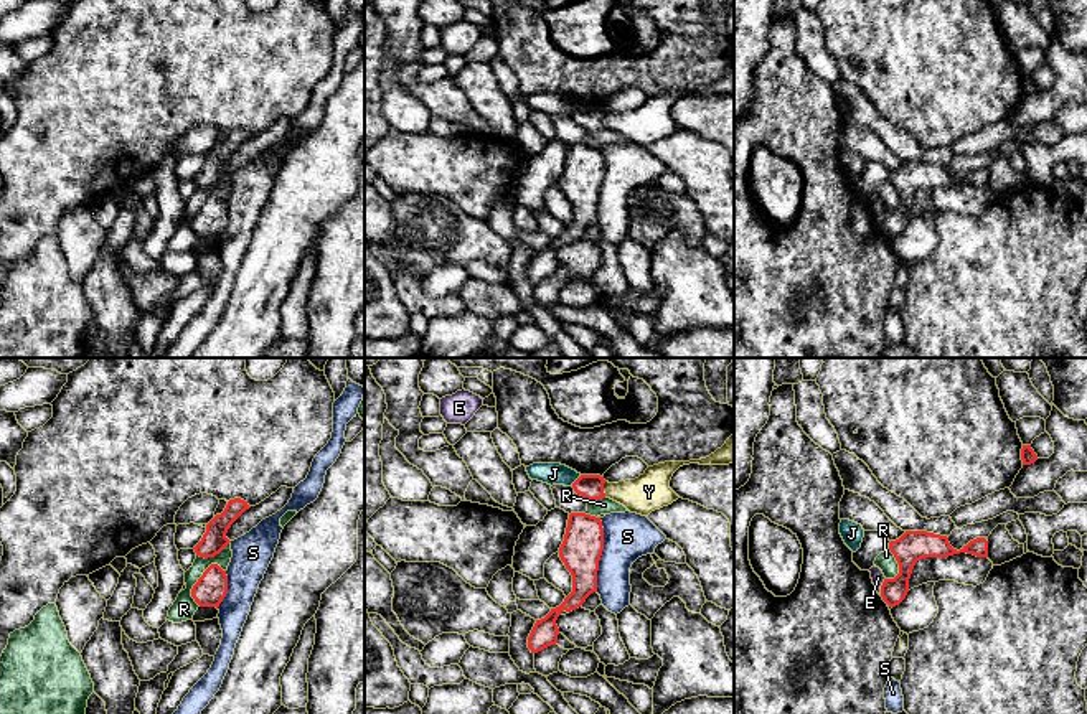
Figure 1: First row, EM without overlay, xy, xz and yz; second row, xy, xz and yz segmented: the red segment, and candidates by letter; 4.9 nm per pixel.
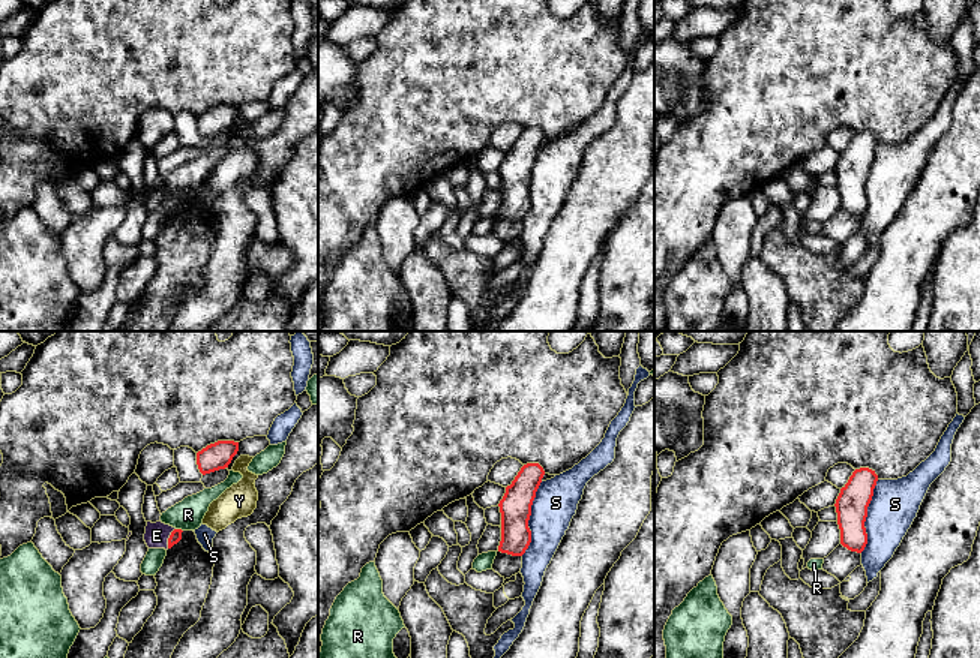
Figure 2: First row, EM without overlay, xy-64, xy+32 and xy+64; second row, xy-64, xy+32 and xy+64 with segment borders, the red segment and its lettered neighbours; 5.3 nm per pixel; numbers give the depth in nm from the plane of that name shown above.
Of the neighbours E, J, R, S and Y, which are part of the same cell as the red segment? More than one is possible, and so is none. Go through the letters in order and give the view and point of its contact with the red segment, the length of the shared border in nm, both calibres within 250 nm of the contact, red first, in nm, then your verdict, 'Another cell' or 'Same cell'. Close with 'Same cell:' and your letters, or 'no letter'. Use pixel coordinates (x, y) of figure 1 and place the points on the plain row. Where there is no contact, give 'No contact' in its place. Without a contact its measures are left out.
E: Touches red at yz (881, 216). Shared border 90 nm. Thickness 150 nm (red) against 70 nm. Another cell
J: Touches red at xz (576, 111). Shared border 80 nm. Thickness 130 nm (red) against 110 nm. Another cell
R: Touches red at xy (197, 213). Shared border 240 nm. Thickness 160 nm (red) against 120 nm. Another cell
S: Touches red at xz (601, 185). Shared border 360 nm. Thickness 200 nm (red) against 240 nm. Another cell
Y: Touches red at xz (602, 121). Shared border 80 nm. Thickness 130 nm (red) against 180 nm. Another cell
Same cell: no letter

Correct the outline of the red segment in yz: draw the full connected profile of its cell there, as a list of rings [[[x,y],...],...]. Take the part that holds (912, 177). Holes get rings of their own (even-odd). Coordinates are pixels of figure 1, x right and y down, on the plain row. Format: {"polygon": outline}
{"polygon": [[[906,162],[899,170],[889,173],[889,181],[899,195],[899,204],[894,209],[884,209],[881,228],[889,237],[896,237],[909,223],[909,209],[917,191],[925,188],[948,188],[960,183],[988,188],[988,171],[976,168],[957,181],[950,176],[947,167],[927,162]]]}

